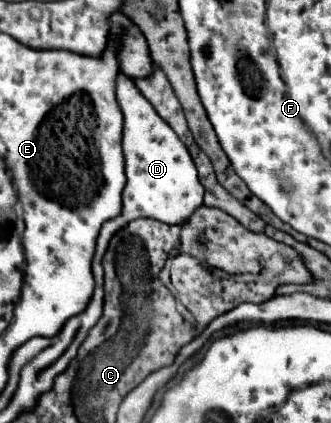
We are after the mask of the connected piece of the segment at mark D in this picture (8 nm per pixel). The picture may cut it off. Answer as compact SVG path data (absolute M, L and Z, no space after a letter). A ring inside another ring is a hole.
M117 74L115 80L115 96L123 114L123 156L125 156L125 188L123 188L123 210L119 218L111 218L111 222L103 224L103 230L97 238L95 258L93 258L93 274L95 274L95 292L91 296L91 302L87 304L87 310L83 314L77 314L75 318L69 318L63 324L63 330L59 330L59 340L71 338L69 346L63 354L69 354L75 358L77 346L87 336L87 330L99 320L101 306L103 306L103 268L101 258L107 250L107 244L111 236L123 228L127 222L135 218L155 218L167 224L181 224L189 218L189 214L203 204L203 186L199 186L195 164L189 156L189 150L183 146L183 142L173 134L171 126L167 126L159 114L155 114L155 108L135 90L135 82L127 78L125 74Z

